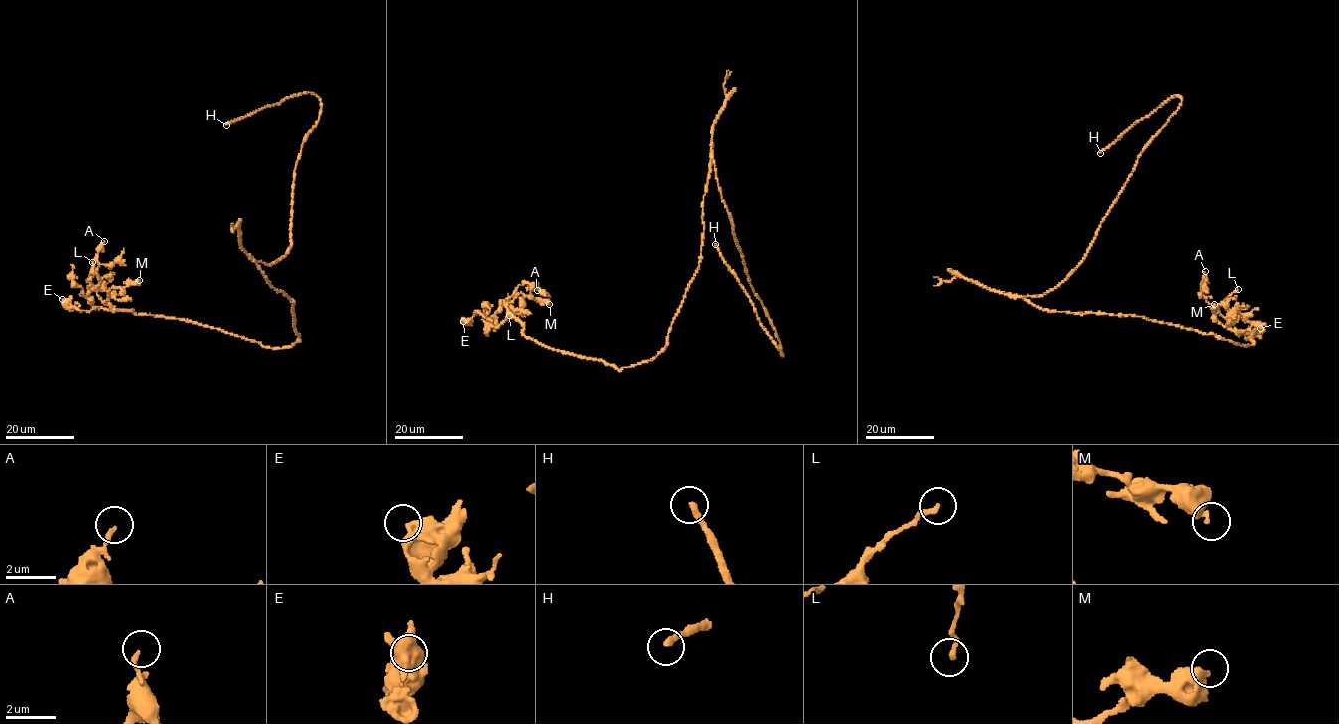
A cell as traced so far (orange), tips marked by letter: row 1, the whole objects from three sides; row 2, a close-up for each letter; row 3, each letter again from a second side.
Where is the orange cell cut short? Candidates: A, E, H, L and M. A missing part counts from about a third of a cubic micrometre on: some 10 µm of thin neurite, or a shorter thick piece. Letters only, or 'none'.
H

